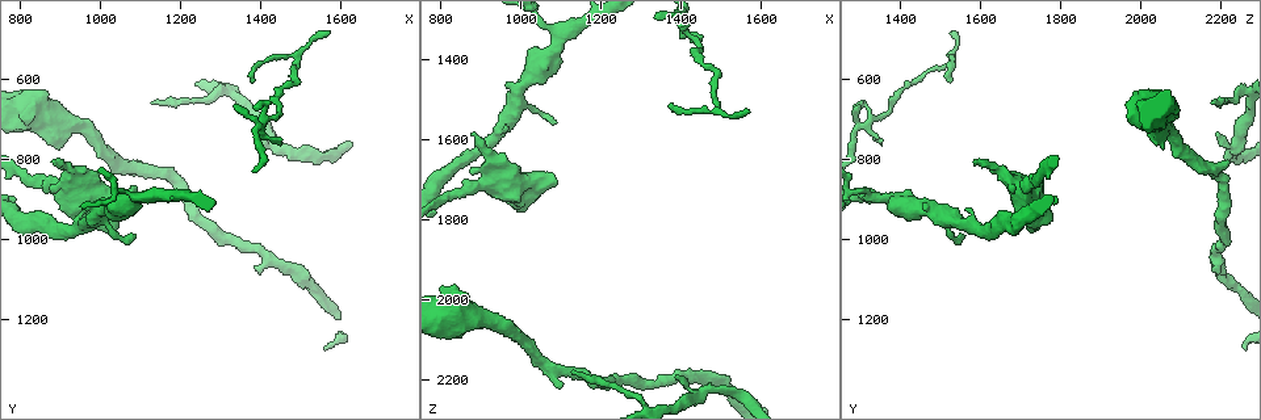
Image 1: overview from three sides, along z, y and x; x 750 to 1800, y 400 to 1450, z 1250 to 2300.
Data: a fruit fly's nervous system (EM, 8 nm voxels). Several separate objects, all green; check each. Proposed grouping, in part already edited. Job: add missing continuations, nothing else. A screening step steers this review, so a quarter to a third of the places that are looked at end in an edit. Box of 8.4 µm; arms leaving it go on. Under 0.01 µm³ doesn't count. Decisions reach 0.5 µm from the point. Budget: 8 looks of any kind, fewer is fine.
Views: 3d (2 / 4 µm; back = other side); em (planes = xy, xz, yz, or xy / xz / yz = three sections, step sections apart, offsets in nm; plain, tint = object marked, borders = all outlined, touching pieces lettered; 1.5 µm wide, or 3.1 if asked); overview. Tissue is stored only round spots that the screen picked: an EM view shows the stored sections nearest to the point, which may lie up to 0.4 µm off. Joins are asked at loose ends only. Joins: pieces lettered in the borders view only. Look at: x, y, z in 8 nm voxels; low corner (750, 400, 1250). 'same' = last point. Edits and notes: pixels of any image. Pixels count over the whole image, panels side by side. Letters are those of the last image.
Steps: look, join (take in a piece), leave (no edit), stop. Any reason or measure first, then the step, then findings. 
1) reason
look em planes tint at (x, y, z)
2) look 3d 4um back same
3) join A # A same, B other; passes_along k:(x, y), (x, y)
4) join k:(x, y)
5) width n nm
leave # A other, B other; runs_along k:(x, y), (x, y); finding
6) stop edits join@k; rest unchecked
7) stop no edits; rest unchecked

thin end
look em planes borders at (1135, 650, 2180)

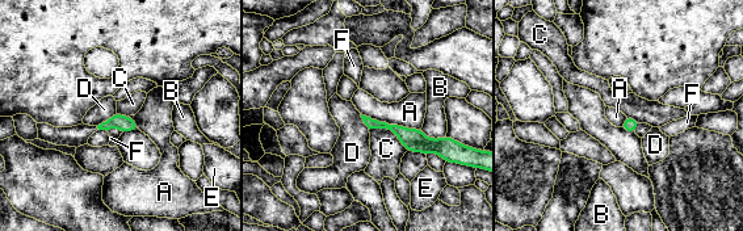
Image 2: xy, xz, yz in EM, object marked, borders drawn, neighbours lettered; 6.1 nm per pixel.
leave # A other, B other, C other, D other, E other, F other; border 2:(116, 112), (97, 126); none of them fits

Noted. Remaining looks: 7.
thin end
look em xz step 4 tint at (1385, 740, 2185)

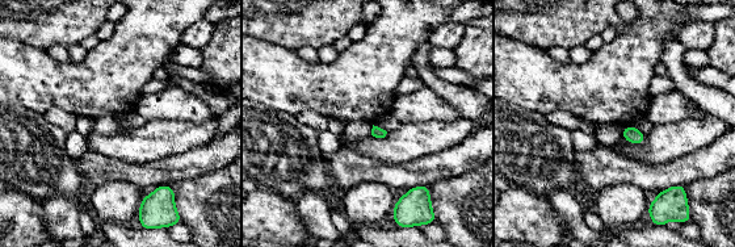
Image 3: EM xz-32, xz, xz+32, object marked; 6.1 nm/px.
look em xy step 4 borders same

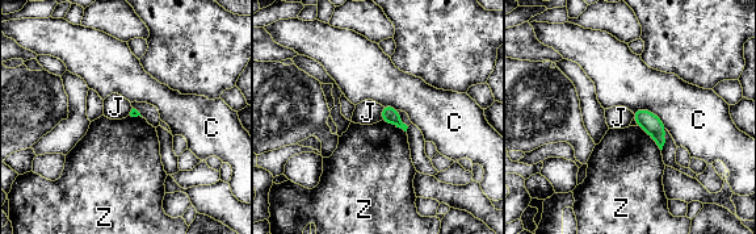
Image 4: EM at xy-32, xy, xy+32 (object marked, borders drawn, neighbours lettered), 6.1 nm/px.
leave # C other, J other, Z other; none of them fits

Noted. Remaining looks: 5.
branch stops here
look 3d 2um at (1565, 485, 1525)

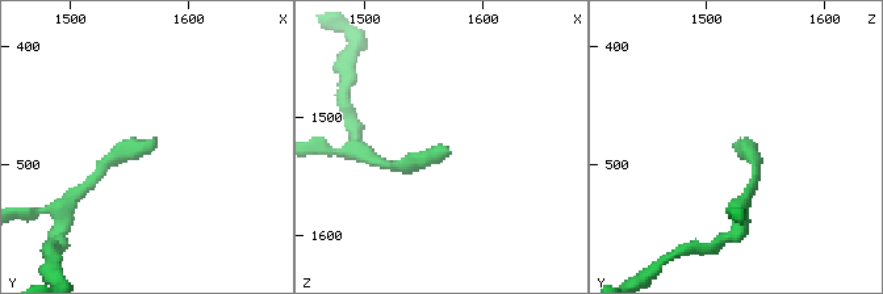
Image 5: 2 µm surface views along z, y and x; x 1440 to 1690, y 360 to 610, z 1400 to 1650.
look em planes borders at (1570, 480, 1524)

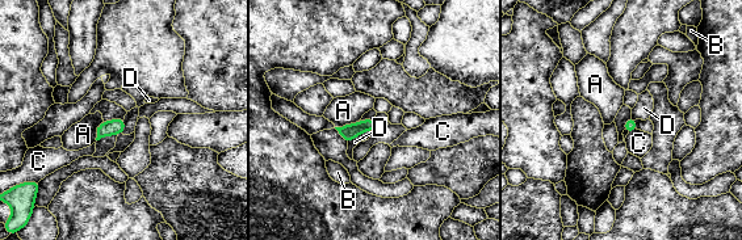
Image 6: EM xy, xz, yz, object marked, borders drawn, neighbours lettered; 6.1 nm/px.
leave # A other, B other, C other, D other; border 6:(356, 121), (335, 127); no lettered piece goes on from it

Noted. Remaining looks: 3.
stop no edits; rest unchecked

